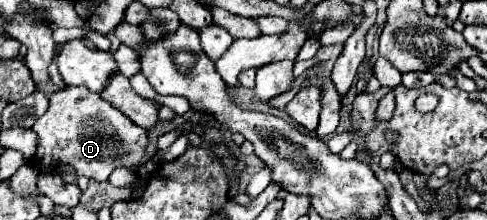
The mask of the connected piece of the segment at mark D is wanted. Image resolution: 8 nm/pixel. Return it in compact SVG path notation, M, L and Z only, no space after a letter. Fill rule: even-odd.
M67 86L51 94L47 112L35 120L33 130L39 136L37 158L31 162L39 172L55 170L59 164L73 164L77 174L95 178L99 182L107 180L109 174L121 164L131 168L139 164L147 136L145 128L133 124L131 118L121 114L99 94L91 92L85 86Z

